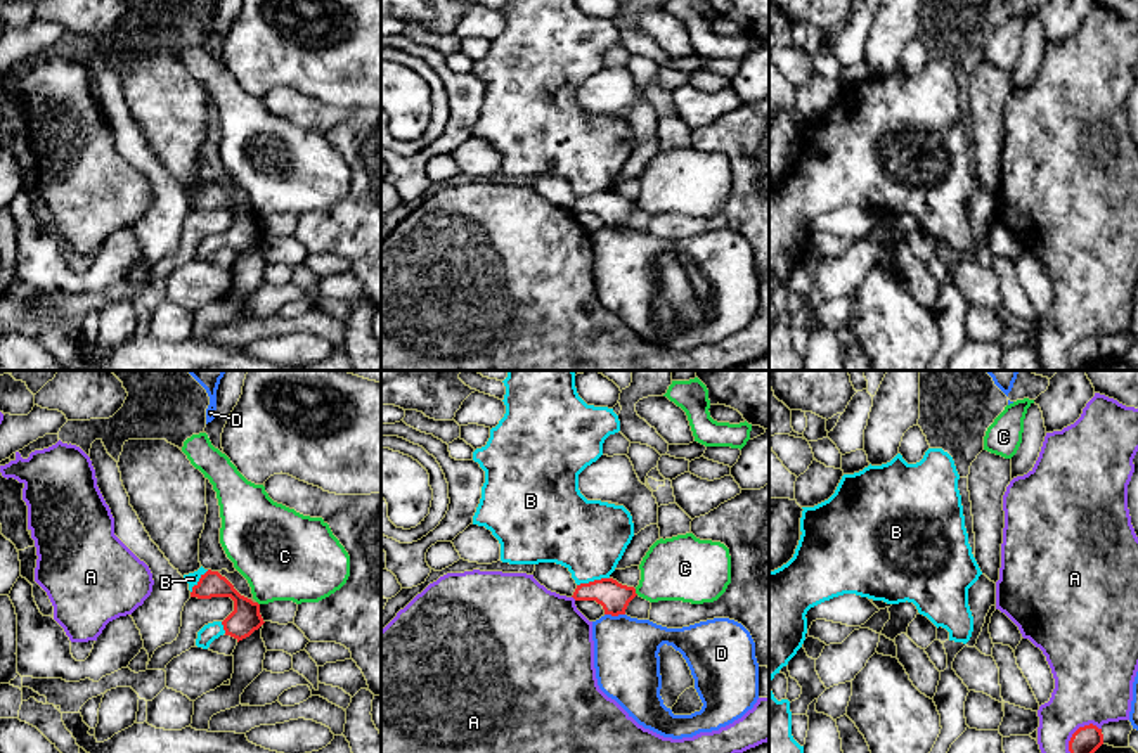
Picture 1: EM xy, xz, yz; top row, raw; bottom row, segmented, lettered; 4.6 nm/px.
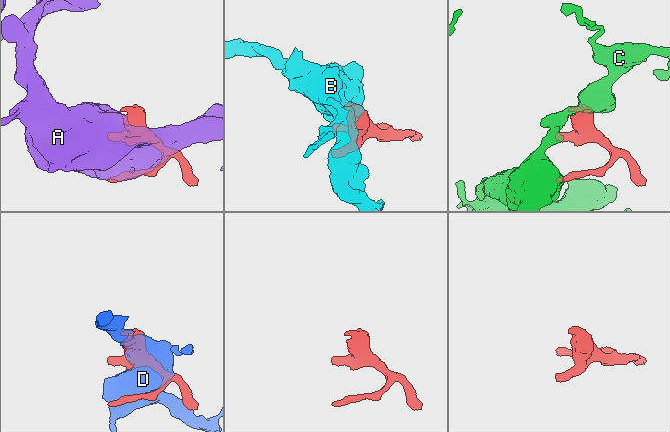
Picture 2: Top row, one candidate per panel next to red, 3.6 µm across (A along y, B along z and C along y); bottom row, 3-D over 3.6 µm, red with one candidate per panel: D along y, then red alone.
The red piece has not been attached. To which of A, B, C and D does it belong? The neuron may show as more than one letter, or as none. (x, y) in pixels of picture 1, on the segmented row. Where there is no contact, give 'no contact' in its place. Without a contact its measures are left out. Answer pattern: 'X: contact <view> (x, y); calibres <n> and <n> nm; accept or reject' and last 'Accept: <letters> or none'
A: contact yz (1078, 729); calibres 130 and 360 nm; reject
B: contact xz (594, 580); calibres 140 and 360 nm; accept
C: contact xz (634, 592); calibres 140 and 300 nm; reject
D: contact xz (615, 615); calibres 140 and 300 nm; reject
Accept: B

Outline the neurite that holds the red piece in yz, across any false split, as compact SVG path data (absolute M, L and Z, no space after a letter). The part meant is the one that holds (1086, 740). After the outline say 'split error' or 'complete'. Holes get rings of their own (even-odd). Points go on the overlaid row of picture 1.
M1090 724L1084 727L1079 727L1070 741L1069 741L1069 751L1070 753L1095 753L1103 744L1103 734L1102 729Z | complete

